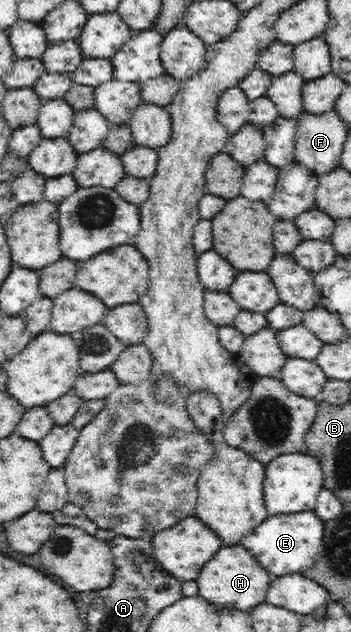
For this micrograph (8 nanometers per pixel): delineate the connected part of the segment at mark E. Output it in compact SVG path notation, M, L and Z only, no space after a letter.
M295 513L287 517L269 517L259 525L247 539L241 543L253 553L253 557L269 571L273 577L281 577L289 573L302 573L319 559L319 551L323 547L323 521L314 513Z

